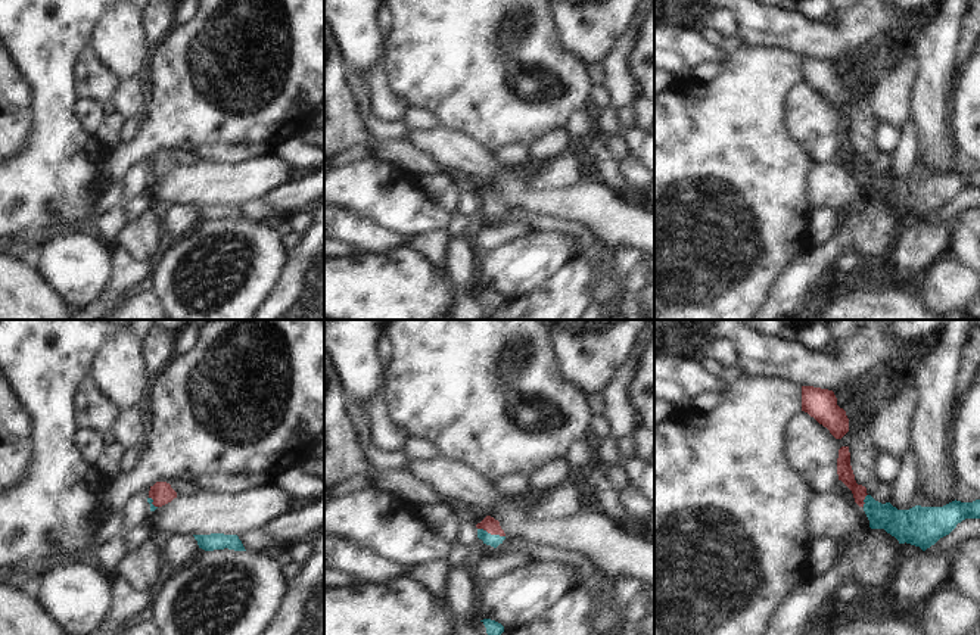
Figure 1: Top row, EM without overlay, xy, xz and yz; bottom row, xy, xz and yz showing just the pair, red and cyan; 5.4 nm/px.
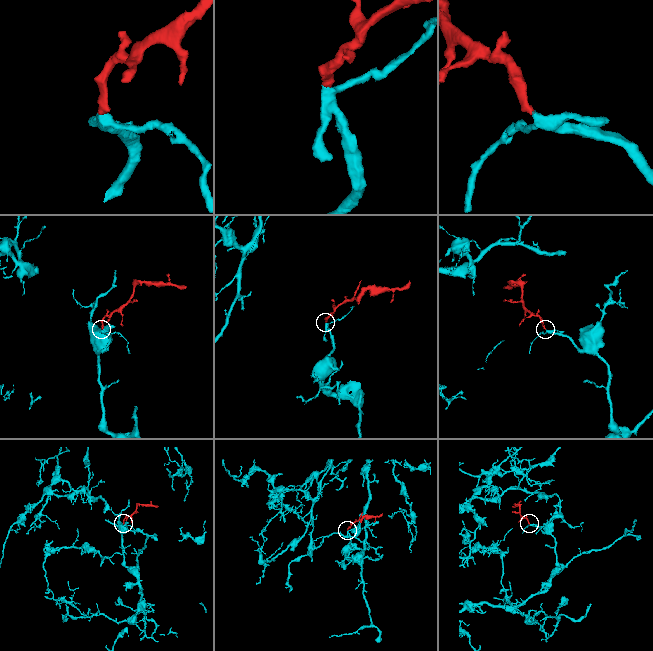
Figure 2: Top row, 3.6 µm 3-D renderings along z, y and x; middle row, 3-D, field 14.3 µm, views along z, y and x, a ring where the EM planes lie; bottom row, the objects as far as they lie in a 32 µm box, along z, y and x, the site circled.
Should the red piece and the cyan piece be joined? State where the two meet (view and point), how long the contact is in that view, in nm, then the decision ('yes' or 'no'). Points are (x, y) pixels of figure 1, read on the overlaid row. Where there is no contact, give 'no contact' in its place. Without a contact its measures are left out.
contact xz (491, 534); length 160 nm; yes

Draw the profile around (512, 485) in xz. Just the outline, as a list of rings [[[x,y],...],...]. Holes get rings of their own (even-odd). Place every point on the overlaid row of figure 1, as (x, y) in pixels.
[[[507,473],[503,477],[492,482],[495,494],[498,494],[504,499],[516,499],[520,497],[528,488],[528,474],[525,473]]]

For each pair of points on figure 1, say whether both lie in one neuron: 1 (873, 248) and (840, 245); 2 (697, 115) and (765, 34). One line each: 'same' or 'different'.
1: same
2: different

